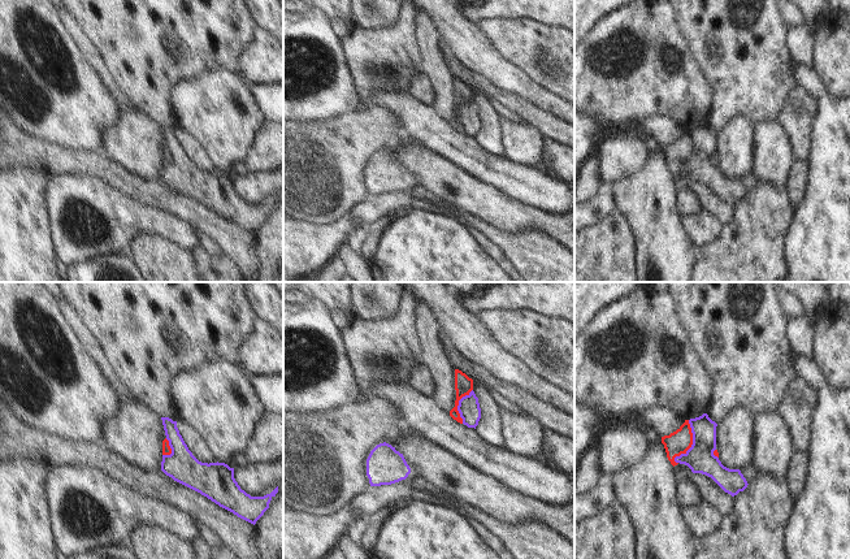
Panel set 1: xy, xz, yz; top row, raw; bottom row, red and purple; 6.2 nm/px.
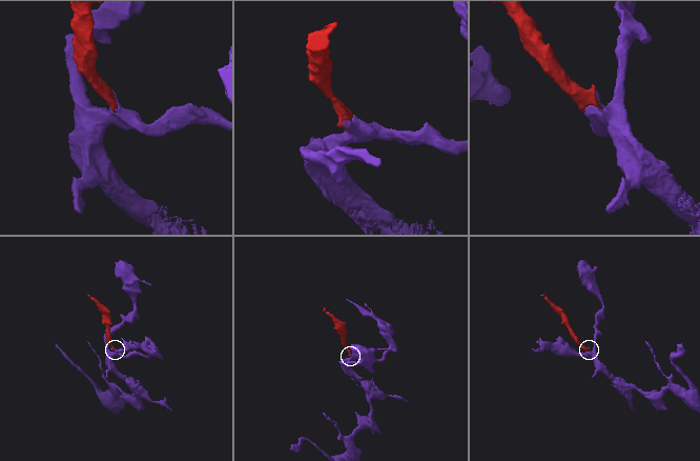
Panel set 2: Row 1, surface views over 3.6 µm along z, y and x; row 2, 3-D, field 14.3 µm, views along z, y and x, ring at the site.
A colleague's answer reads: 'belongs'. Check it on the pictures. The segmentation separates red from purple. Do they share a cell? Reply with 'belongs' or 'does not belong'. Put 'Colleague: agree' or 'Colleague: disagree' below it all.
does not belong
Colleague: disagree

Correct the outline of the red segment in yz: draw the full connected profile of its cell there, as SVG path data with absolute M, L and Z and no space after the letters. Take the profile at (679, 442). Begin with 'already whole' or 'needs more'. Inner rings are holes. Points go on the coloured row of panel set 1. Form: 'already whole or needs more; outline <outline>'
already whole; outline M685 420L685 422L676 432L662 437L662 443L664 445L667 458L671 464L673 467L677 465L678 463L675 462L675 458L681 454L686 454L693 445L693 433L689 420Z

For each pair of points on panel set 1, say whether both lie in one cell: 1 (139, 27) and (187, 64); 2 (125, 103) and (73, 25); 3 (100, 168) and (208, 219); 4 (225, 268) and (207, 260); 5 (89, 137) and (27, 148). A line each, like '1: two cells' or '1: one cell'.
1: one cell
2: one cell
3: one cell
4: one cell
5: two cells

